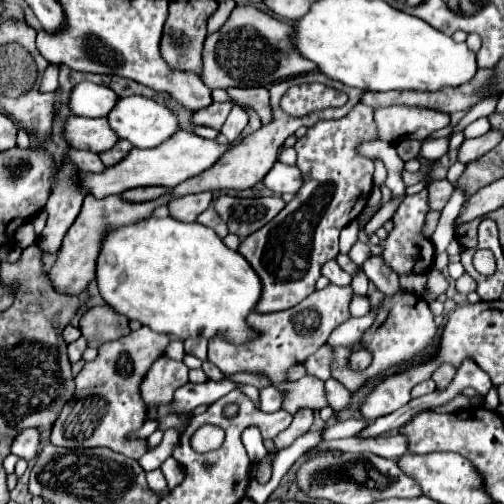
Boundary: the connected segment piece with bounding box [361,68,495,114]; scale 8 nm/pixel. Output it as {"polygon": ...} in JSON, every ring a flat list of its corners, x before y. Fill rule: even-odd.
{"polygon":[[479,68,477,78,473,78,473,82,469,82,469,86,461,86,461,90,441,90,441,94,413,94,411,90,407,92,385,92,385,94,377,94,377,92,363,92,361,102,373,108,381,108,381,106,391,106,391,104,407,104,407,106,421,106,421,108,433,108,439,112,459,112,459,110,467,110,475,104,479,104,481,98,477,92,485,90,491,86,489,80,495,78,495,68]]}

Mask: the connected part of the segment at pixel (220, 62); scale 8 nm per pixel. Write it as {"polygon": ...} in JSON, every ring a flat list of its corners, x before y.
{"polygon":[[235,6,229,20,219,32,209,34,203,50,203,72,201,80,213,88,269,88,273,82,283,78,299,76,317,70,317,66,303,58,293,44,293,30,289,24,257,10,255,6]]}

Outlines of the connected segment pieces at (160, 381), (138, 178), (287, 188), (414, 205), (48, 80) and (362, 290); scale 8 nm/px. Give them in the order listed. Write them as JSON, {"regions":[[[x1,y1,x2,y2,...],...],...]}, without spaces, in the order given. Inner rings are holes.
{"regions":[[[161,356,151,366,151,370,145,376,145,382,141,384,141,396,145,404,149,408,167,404,171,400,171,384,185,384,187,372,189,368,183,362]],[[191,126,193,132,189,130,179,130,177,134,173,134,173,138,169,138,169,142,163,142,161,146,153,148,153,150,139,150,133,148,127,158,123,158,123,162,119,162,117,166,107,168,103,174,79,174,81,180,81,188,89,194,93,194,95,198,105,198,111,194,123,194,129,188,137,188,137,186,167,186,173,188,177,184,181,184,187,178,193,178,205,170,209,170,229,148,231,144,219,144,217,140,203,140,203,138,215,138,219,132,207,126]],[[275,162,275,166,265,176,263,184,269,190,273,190,275,194,285,194,285,192,297,194,299,188,303,186,303,176,301,176,301,170,295,164,289,166,289,164,283,164,283,162]],[[421,190,413,196,407,196,399,210,393,214,393,230,387,234,385,240,379,242,381,252,377,254,383,258,383,262,397,272,399,276,411,276,411,274,425,274,431,270,433,260,435,260,435,248,431,240,423,234,425,226,425,216,429,212,429,194,428,190]],[[49,64,49,66,45,68,45,72,43,72,39,90,41,90,41,92,55,92,57,86,59,86,59,84,57,84,57,74,59,74,59,66]],[[359,268,359,272,353,274,353,280,351,280,351,288,355,294,367,294,367,284,369,284,369,278,363,274,363,270]]]}

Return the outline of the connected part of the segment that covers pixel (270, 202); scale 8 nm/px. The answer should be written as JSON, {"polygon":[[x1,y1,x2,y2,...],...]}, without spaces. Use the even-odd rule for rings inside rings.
{"polygon":[[221,196,215,200,213,208,221,220,229,226,229,232,237,234,241,240,257,232,261,226,271,222,283,208,285,202,279,196,271,198,231,198]]}

